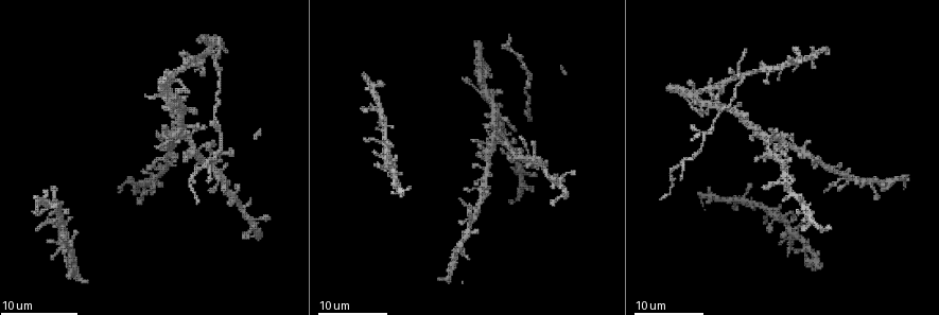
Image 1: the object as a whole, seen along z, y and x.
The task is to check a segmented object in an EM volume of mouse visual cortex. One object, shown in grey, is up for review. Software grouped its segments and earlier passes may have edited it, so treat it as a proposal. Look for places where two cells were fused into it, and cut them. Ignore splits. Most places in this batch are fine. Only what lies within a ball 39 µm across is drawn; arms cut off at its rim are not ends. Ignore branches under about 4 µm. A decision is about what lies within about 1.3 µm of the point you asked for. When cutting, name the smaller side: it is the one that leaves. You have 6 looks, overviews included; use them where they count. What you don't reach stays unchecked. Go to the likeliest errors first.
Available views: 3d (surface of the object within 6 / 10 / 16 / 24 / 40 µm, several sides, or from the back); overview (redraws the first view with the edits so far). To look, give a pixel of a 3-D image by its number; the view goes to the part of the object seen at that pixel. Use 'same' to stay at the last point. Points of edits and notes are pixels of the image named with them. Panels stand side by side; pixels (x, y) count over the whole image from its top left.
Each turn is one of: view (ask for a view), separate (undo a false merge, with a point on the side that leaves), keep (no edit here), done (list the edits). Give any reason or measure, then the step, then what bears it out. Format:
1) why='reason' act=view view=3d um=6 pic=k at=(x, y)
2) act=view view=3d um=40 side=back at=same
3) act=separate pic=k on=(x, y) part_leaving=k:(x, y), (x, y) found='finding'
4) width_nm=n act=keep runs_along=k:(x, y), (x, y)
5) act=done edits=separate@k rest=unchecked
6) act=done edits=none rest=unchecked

why='small branch off a trunk' act=view view=3d um=16 pic=1 at=(703, 133)

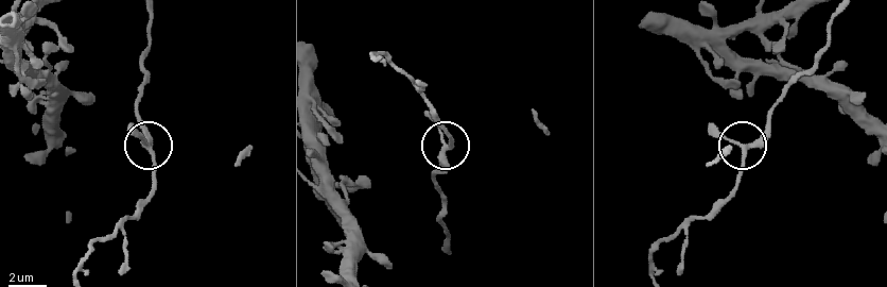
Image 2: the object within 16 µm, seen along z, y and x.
act=view view=3d um=10 pic=2 at=(148, 149)

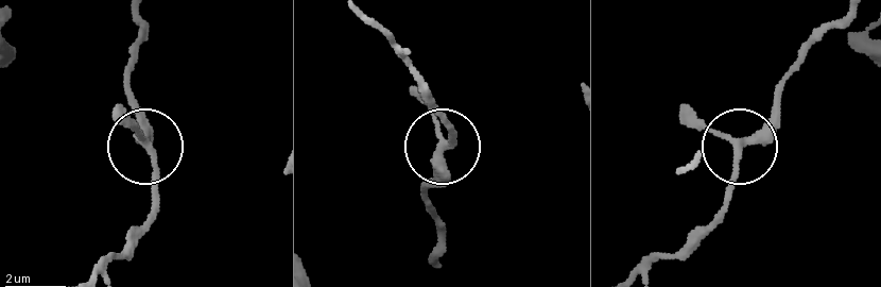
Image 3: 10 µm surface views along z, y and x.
arms=3 act=keep found='continuous, no second cell'

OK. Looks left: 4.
why='three arms meet' act=view view=3d um=24 pic=1 at=(720, 92)

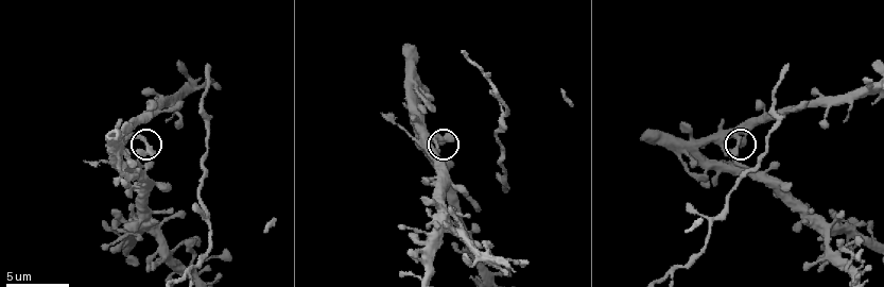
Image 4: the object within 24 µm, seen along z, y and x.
why='closer look' act=view view=3d um=10 pic=4 at=(736, 141)

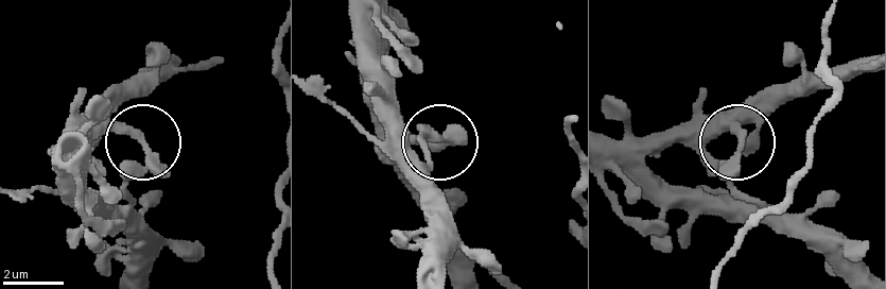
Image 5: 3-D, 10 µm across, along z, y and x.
width_nm=230 act=keep runs_along=5:(431, 249), (428, 136), (442, 139), (372, 121) found='all the same cell'

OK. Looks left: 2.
act=view view=3d um=24 pic=1 at=(470, 222)

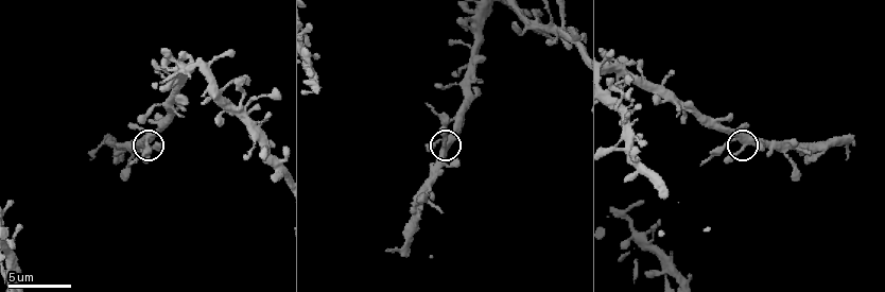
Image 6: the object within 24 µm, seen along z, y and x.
why='closer look' act=view view=3d um=6 pic=6 at=(445, 147)

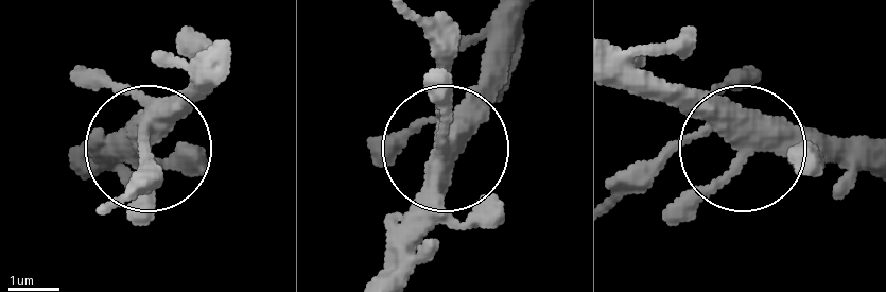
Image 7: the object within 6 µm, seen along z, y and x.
act=keep runs_along=7:(521, 21), (500, 85), (445, 148), (440, 211), (415, 271) found='one cell here'

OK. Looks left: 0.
act=done edits=none rest=unchecked

